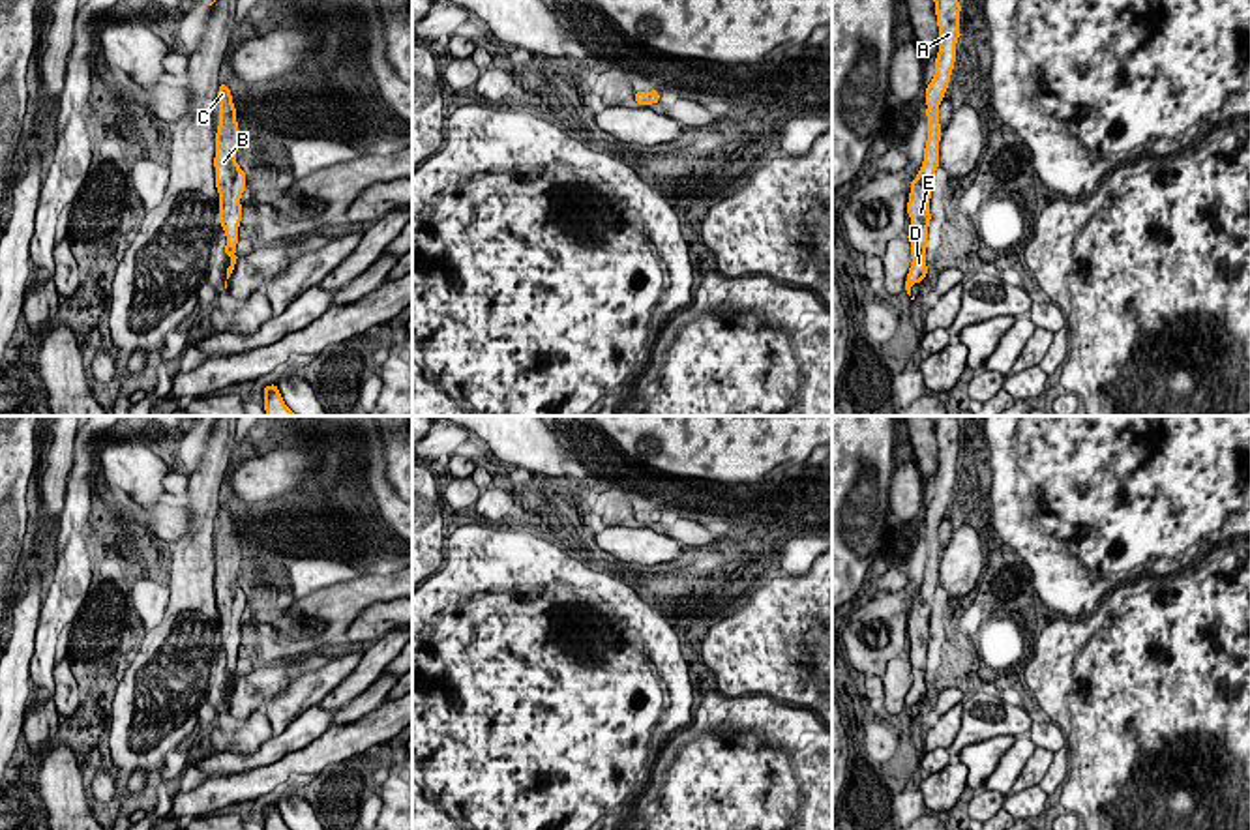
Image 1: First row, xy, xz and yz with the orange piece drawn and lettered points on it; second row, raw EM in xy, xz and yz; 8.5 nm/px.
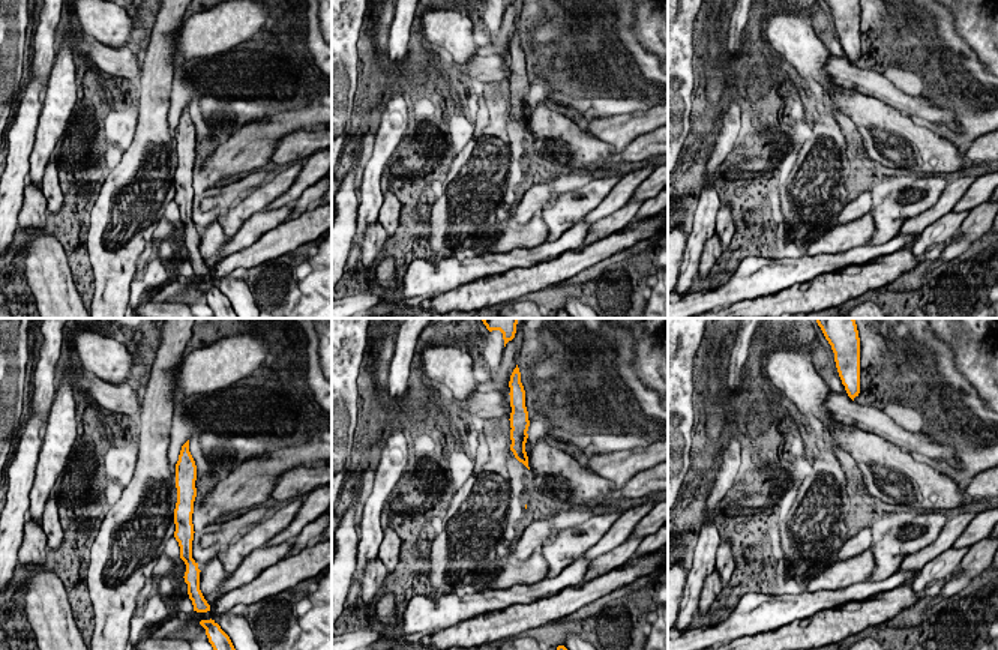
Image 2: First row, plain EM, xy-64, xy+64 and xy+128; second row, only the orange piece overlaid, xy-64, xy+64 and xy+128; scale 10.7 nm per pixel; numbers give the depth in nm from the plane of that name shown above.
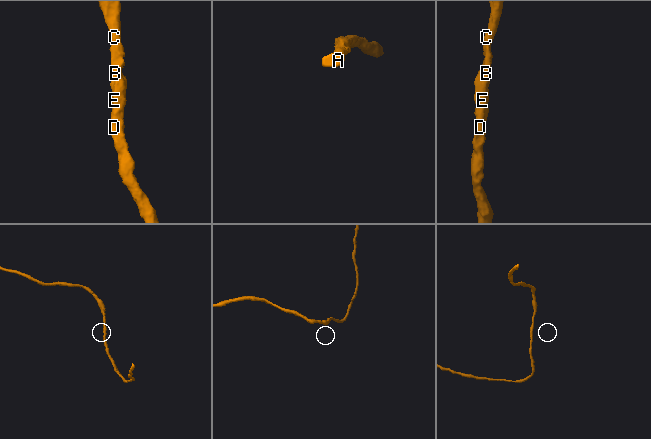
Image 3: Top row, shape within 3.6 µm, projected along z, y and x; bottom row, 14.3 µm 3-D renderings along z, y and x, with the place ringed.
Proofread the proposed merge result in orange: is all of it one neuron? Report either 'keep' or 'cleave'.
keep

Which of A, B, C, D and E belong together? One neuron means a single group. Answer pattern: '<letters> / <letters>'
A B C D E

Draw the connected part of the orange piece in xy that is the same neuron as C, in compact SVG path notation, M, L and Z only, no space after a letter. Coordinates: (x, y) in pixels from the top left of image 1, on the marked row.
M221 84L217 92L219 99L219 126L216 133L216 187L219 193L219 223L227 236L225 253L231 257L227 268L227 279L236 264L238 227L242 221L242 193L246 191L246 172L236 163L236 152L242 144L238 135L236 109L231 90Z

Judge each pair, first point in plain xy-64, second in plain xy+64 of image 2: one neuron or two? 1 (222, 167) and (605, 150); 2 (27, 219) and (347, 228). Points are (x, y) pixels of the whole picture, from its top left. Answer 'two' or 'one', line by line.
1: two
2: two

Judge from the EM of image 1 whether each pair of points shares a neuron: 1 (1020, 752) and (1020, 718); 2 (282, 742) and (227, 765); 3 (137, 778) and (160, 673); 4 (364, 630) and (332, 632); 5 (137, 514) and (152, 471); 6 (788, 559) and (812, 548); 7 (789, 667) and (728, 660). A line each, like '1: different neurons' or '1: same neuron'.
1: different neurons
2: same neuron
3: different neurons
4: different neurons
5: same neuron
6: same neuron
7: same neuron

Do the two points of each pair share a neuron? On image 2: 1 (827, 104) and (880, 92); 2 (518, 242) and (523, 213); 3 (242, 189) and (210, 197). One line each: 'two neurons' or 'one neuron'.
1: two neurons
2: two neurons
3: one neuron

